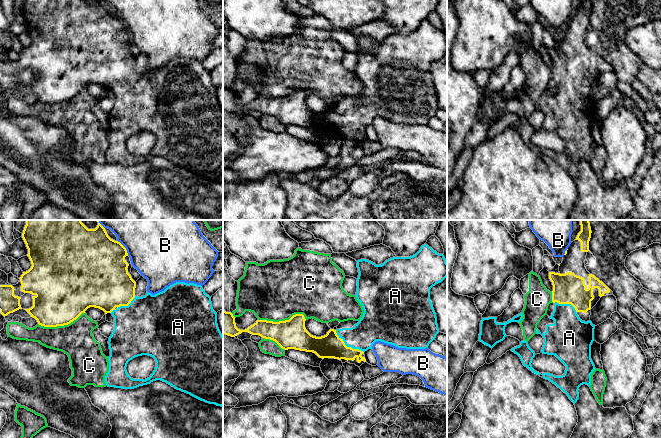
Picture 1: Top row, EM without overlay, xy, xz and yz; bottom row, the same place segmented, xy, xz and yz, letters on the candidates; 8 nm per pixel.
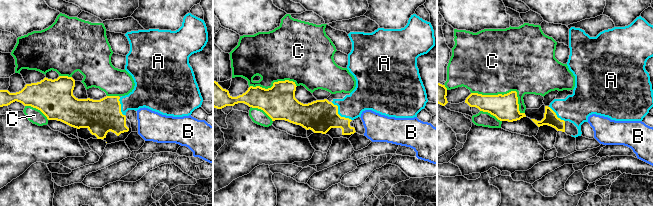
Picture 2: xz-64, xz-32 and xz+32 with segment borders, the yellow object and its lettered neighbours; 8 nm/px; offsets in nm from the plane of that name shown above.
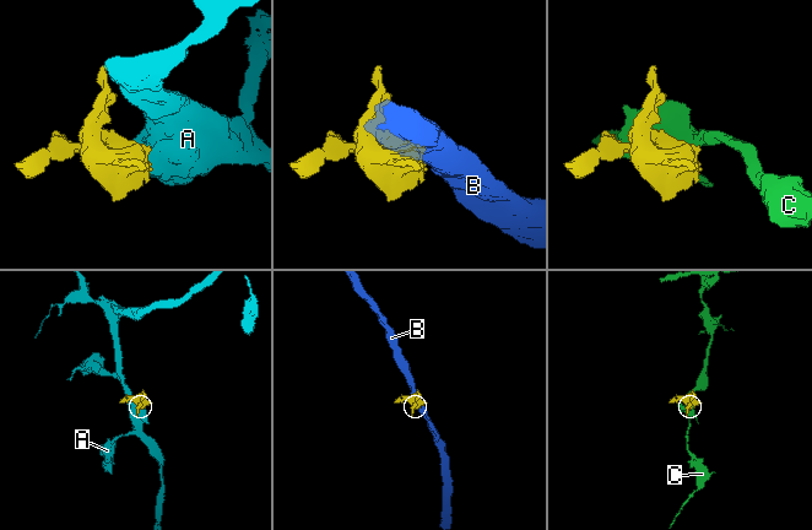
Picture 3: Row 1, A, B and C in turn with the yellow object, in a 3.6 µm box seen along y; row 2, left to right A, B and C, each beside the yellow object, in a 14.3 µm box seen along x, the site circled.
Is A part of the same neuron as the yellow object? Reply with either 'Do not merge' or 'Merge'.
Merge

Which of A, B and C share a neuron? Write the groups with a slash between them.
A / B / C

